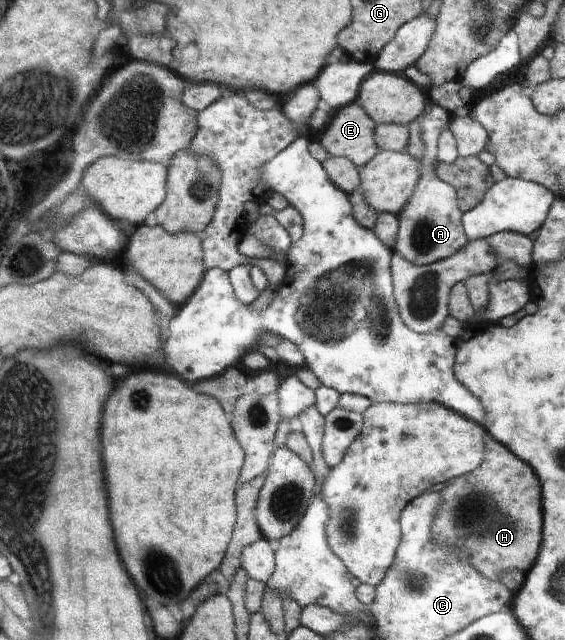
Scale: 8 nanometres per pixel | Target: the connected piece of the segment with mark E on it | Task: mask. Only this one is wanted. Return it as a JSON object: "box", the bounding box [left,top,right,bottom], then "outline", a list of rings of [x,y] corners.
{"box":[320,101,380,166],"outline":[[[354,101],[333,113],[320,143],[330,155],[343,156],[363,166],[380,151],[374,137],[376,129],[374,119]]]}

